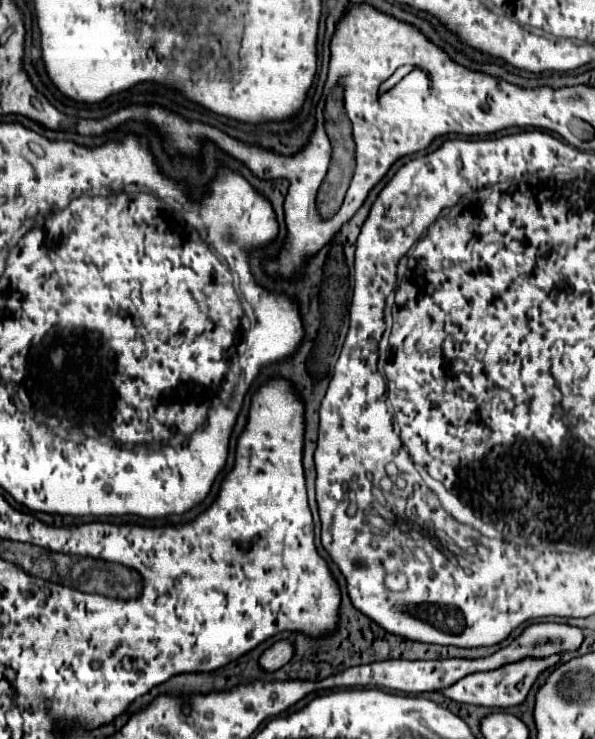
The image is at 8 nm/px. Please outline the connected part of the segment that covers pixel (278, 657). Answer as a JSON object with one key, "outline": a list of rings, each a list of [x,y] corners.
{"outline":[[[280,639],[276,641],[272,647],[268,647],[262,657],[260,657],[260,665],[266,669],[266,671],[276,671],[280,669],[282,665],[286,665],[294,655],[294,647],[288,639]]]}

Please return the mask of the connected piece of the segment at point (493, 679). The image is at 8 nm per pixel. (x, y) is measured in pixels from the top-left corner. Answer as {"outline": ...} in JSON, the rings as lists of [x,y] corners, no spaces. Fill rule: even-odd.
{"outline":[[[550,655],[550,657],[526,657],[520,659],[516,663],[508,663],[502,665],[500,669],[492,669],[492,671],[480,671],[480,673],[470,673],[468,677],[462,677],[460,681],[456,681],[454,685],[440,689],[440,693],[452,701],[458,703],[472,703],[472,705],[484,705],[484,707],[512,707],[512,705],[520,705],[532,683],[536,681],[536,677],[544,671],[550,669],[554,665],[560,663],[560,655]]]}

